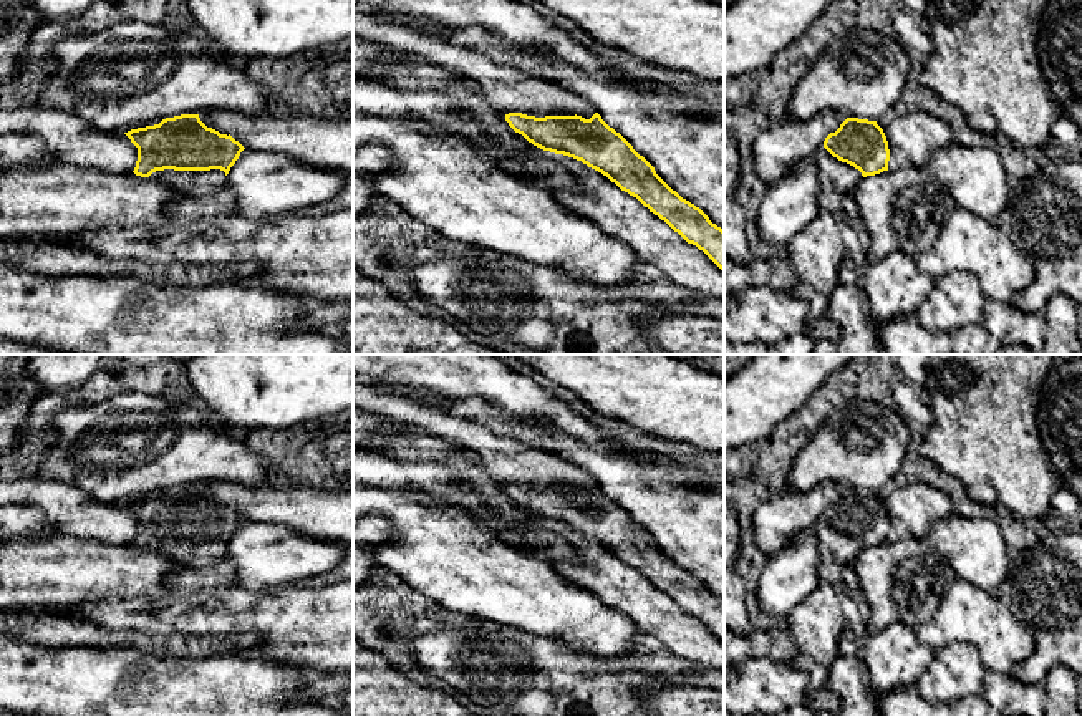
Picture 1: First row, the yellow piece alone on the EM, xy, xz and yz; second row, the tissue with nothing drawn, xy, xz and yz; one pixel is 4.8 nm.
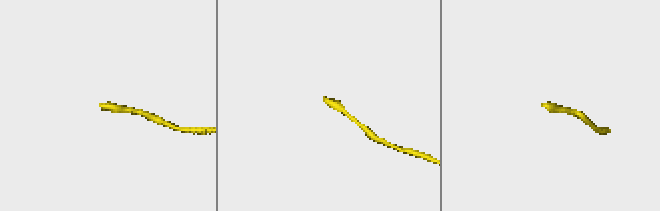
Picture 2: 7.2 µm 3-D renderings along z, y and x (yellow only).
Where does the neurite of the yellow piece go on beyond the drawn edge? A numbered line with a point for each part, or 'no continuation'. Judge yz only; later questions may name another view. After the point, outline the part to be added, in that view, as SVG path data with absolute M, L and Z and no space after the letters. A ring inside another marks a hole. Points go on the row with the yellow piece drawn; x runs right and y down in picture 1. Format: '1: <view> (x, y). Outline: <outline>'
1: yz (835, 174). Outline: M824 146L812 156L820 184L835 189L840 194L850 194L863 179L862 172L853 166L833 157Z

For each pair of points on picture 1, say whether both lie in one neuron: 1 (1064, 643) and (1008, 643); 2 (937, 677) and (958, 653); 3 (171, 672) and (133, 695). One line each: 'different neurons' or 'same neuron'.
1: different neurons
2: same neuron
3: same neuron

